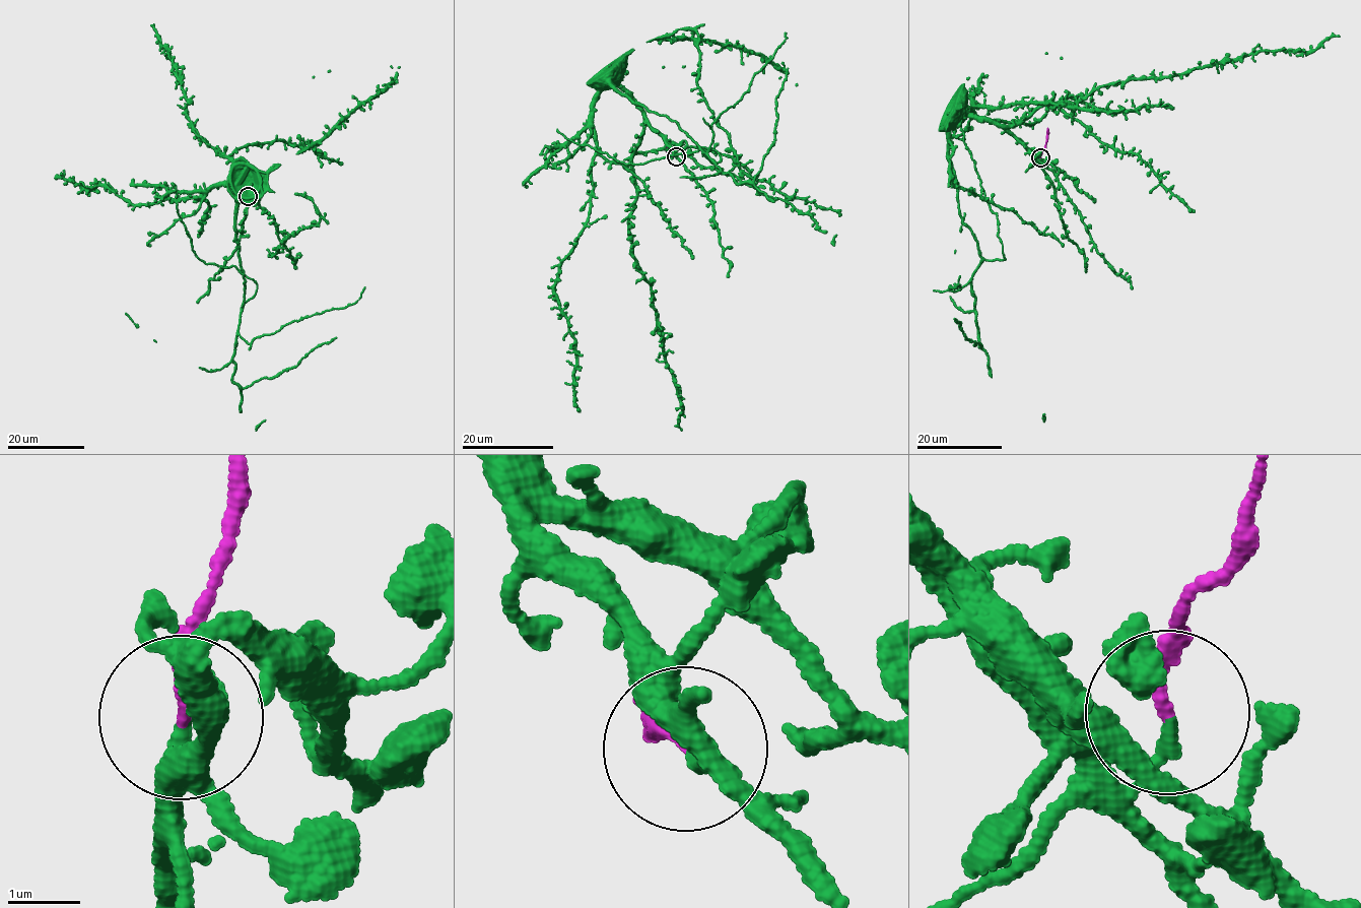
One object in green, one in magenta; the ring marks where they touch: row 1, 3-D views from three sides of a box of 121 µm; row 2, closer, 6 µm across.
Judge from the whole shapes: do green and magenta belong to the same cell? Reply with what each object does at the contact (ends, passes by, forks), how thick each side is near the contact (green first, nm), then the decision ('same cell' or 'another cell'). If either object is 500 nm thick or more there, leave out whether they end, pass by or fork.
green ends there; magenta ends there; 190 nm thick on the green side, 180 nm on the other; another cell

